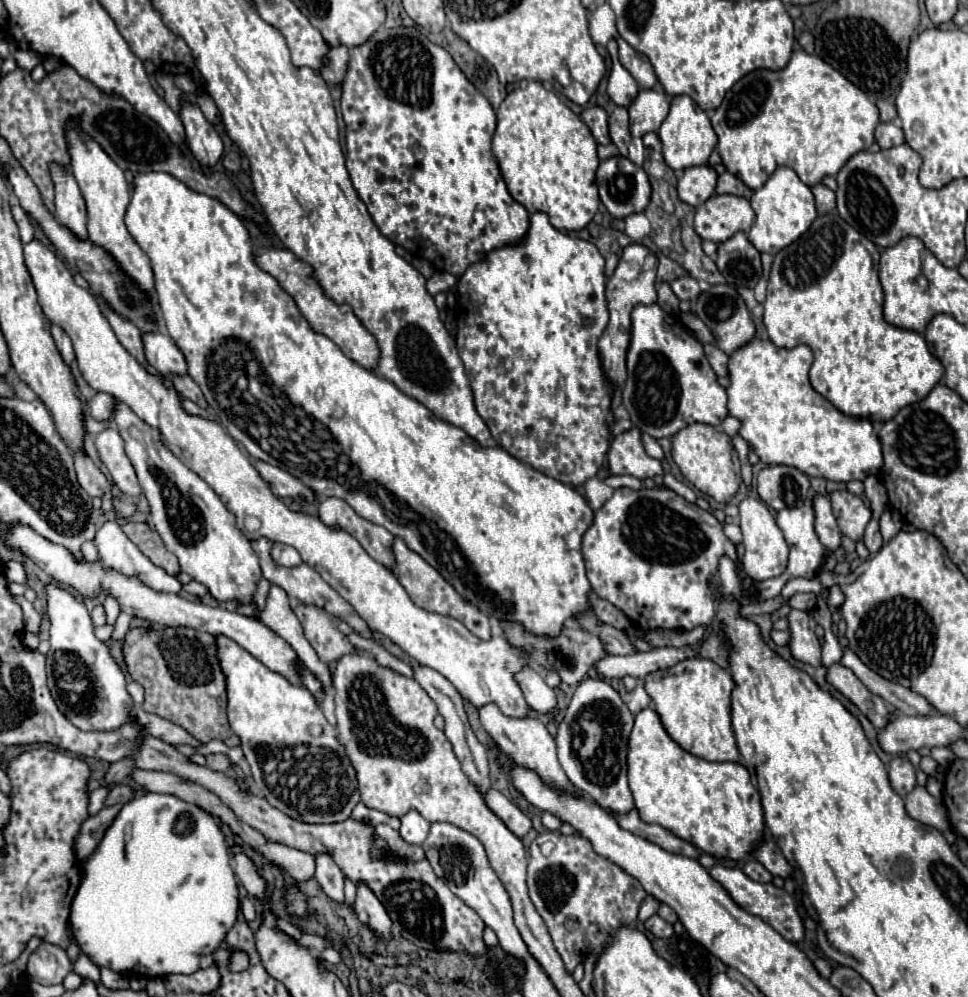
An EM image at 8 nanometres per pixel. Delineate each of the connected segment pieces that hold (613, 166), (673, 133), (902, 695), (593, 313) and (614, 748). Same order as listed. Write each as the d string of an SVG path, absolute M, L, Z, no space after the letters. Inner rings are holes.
M627 157L601 161L597 169L597 187L601 203L617 219L645 211L651 197L647 173Z
M677 95L671 99L671 109L669 115L665 117L661 129L659 129L659 139L663 143L663 157L665 163L671 169L687 169L693 165L705 165L709 161L711 151L717 145L717 135L709 123L709 117L705 111L687 95Z
M851 649L845 651L841 665L847 665L867 685L867 689L871 689L871 693L883 697L899 713L903 713L903 715L929 715L929 713L933 713L931 703L923 695L919 695L919 693L899 685L899 683L883 679L881 675L871 671L867 665L863 665L861 659Z
M537 211L529 217L529 229L519 243L485 253L457 283L457 349L465 363L477 413L507 453L573 487L599 475L609 449L609 429L615 421L611 411L613 385L601 369L597 351L597 341L609 321L603 267L605 259L593 243L557 231L547 215Z
M583 679L573 693L573 699L567 707L565 719L557 727L555 743L557 757L571 779L571 783L583 789L597 805L603 809L613 809L617 813L629 813L635 807L629 783L627 783L627 751L629 751L629 735L633 729L635 717L627 709L619 691L615 691L605 679ZM585 723L599 723L597 735L587 733ZM609 727L609 729L607 729ZM587 735L591 735L591 753L585 751ZM601 749L601 751L599 751Z

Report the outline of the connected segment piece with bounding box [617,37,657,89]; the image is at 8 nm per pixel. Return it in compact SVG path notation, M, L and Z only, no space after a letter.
M621 37L617 39L619 43L619 61L621 65L639 81L641 89L653 89L657 85L657 75L653 71L651 61L643 55L639 55L627 41L623 41Z

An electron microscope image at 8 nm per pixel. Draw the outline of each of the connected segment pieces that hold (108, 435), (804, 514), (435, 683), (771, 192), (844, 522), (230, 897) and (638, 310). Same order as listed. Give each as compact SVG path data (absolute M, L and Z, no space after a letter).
M105 429L103 433L97 435L95 447L99 451L103 465L109 469L113 483L119 487L119 491L131 497L137 497L141 493L141 485L137 481L137 475L129 457L125 455L125 447L123 447L123 439L119 431Z
M811 499L805 501L803 507L797 507L797 509L781 509L777 513L777 525L779 529L783 531L785 535L785 541L789 545L789 565L787 569L779 575L779 577L773 577L773 579L767 579L767 581L761 581L759 583L759 595L763 599L773 599L781 593L781 589L785 587L785 583L793 577L815 577L817 575L817 569L821 567L823 563L823 551L825 547L821 545L819 537L815 537L815 529L813 529L813 509L811 509Z
M417 667L415 669L415 681L435 699L435 703L439 707L439 713L445 719L445 735L451 741L451 745L453 745L453 749L455 749L455 753L457 753L457 757L461 761L463 771L467 773L467 777L471 779L471 783L477 785L477 789L481 793L485 793L491 787L491 783L489 783L489 757L487 757L487 749L477 741L475 733L469 727L467 713L465 713L463 699L459 695L459 691L441 673L437 673L435 669L429 669L429 667Z
M779 167L767 179L767 183L753 193L753 197L749 201L751 201L751 207L757 215L757 219L755 219L747 239L753 243L753 247L759 253L771 253L771 255L779 253L781 249L791 245L791 241L795 241L799 235L803 235L809 229L809 225L813 223L813 219L817 217L815 197L811 193L811 189L805 183L801 183L797 173L789 167Z
M833 491L829 493L829 499L841 533L853 541L861 541L863 531L871 519L871 509L865 507L861 497L849 491Z
M145 793L141 797L135 797L127 805L123 805L123 809L117 813L117 817L113 819L113 823L105 831L105 835L103 835L101 843L97 845L97 849L87 859L81 861L81 869L83 869L81 883L79 883L79 889L77 889L75 897L73 897L71 915L69 915L69 925L71 925L73 937L75 937L81 953L85 953L97 967L107 967L107 969L111 969L115 973L121 973L125 977L129 977L133 973L143 975L147 979L151 979L151 977L163 977L163 975L171 975L171 973L191 975L191 973L195 973L199 969L201 957L211 955L225 941L229 929L237 921L237 913L239 913L239 889L237 889L235 873L233 873L231 865L227 863L225 837L223 837L217 821L209 813L205 813L197 805L181 801L175 795Z
M657 303L637 305L631 313L623 407L629 411L631 423L655 439L671 437L691 423L717 427L727 417L727 393L705 357L703 345Z

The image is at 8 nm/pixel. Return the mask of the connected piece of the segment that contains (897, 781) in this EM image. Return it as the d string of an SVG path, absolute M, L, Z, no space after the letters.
M893 757L891 763L889 763L889 781L893 785L893 789L905 797L909 795L915 785L917 785L917 779L915 779L915 767L909 763L907 757Z

